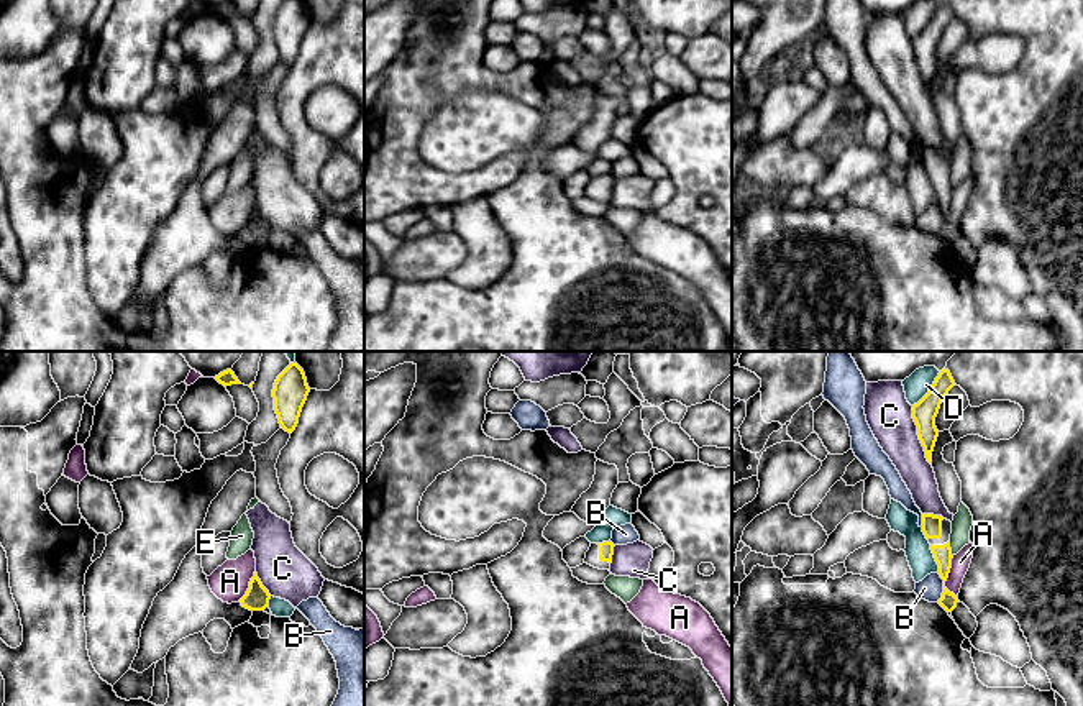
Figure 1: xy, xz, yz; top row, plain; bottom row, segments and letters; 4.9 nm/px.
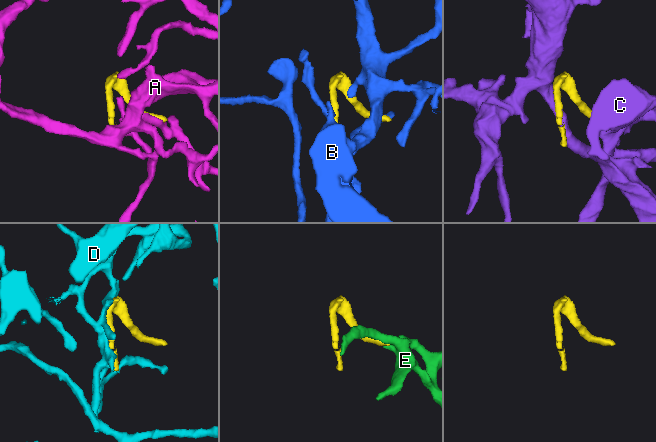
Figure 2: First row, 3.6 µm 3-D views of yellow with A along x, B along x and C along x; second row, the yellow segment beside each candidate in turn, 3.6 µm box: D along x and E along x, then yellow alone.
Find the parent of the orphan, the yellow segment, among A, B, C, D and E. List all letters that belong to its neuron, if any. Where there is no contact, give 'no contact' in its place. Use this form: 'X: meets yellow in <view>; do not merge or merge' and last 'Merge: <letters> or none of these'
A: meets yellow in yz; do not merge
B: meets yellow in yz; do not merge
C: meets yellow in yz; do not merge
D: meets yellow in yz; do not merge
E: meets yellow in yz; do not merge
Merge: none of these

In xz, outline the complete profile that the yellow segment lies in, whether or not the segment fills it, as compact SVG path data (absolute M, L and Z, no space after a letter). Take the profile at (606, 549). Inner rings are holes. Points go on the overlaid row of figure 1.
M612 542L591 543L589 550L586 552L584 563L610 571L614 547L615 545Z

